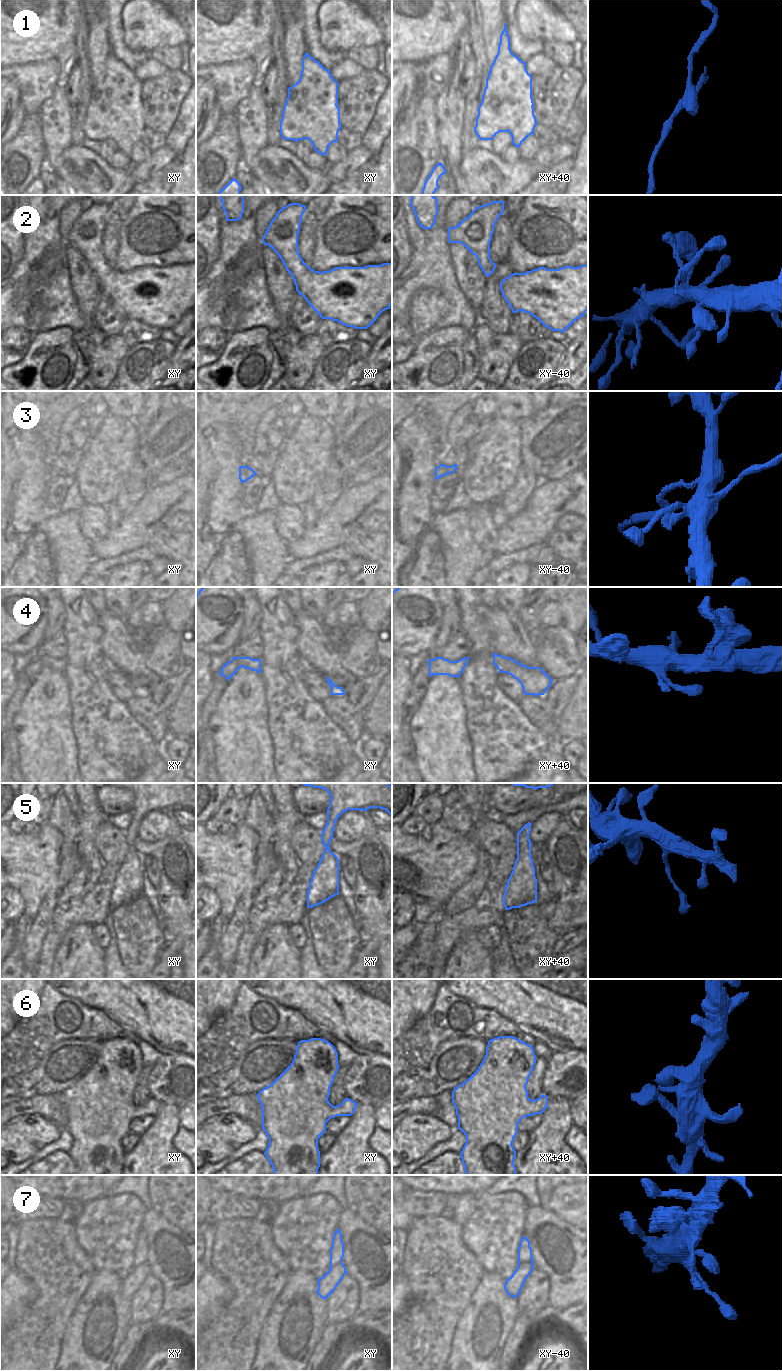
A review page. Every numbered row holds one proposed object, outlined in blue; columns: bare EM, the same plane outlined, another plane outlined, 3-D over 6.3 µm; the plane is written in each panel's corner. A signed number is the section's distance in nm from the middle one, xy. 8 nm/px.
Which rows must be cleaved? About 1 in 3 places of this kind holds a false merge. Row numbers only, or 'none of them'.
1, 3

